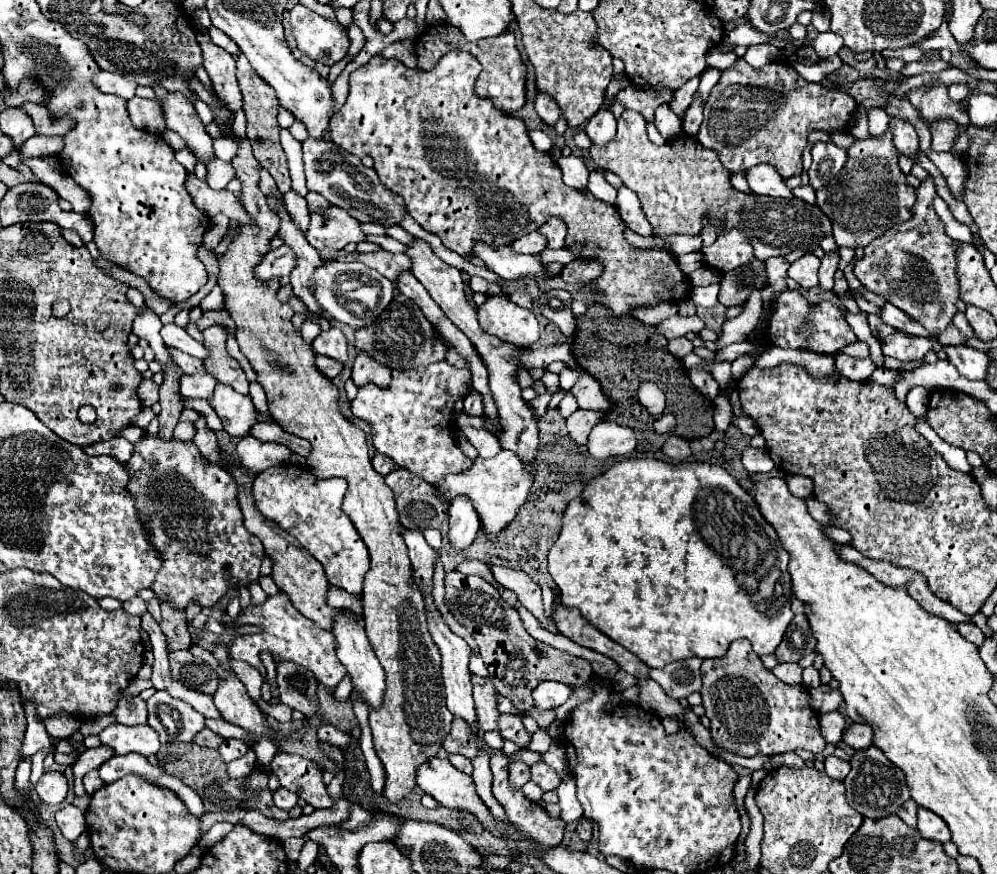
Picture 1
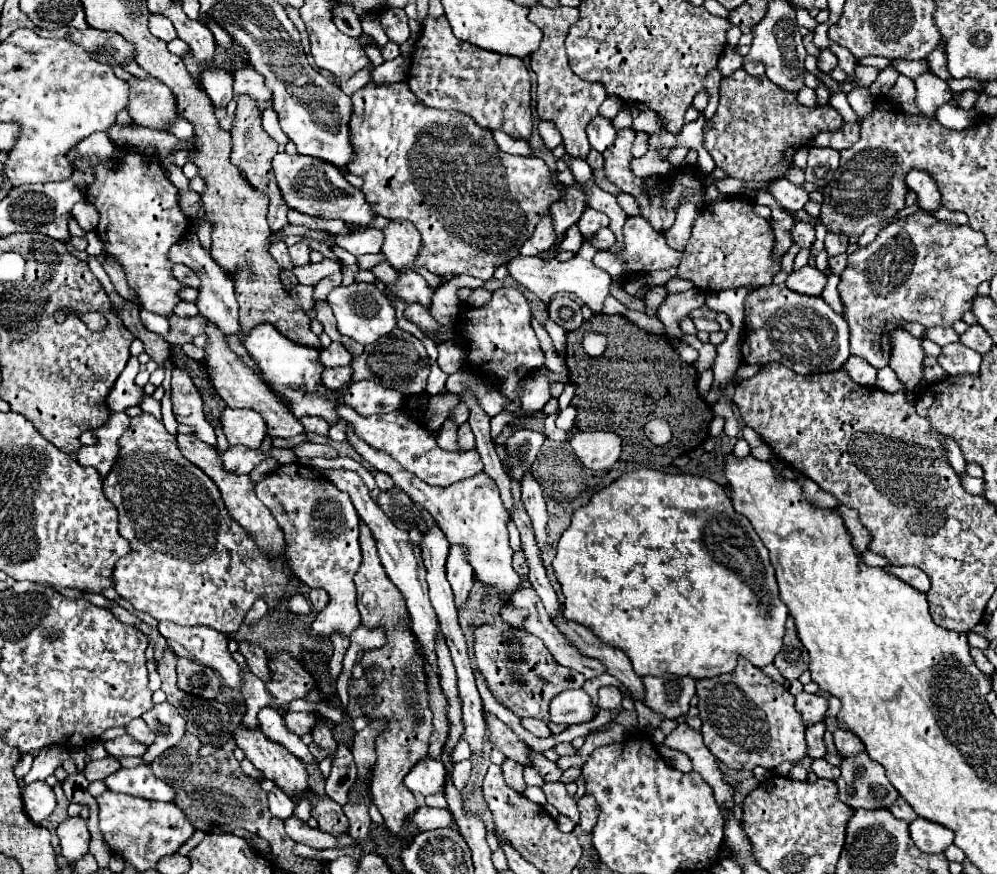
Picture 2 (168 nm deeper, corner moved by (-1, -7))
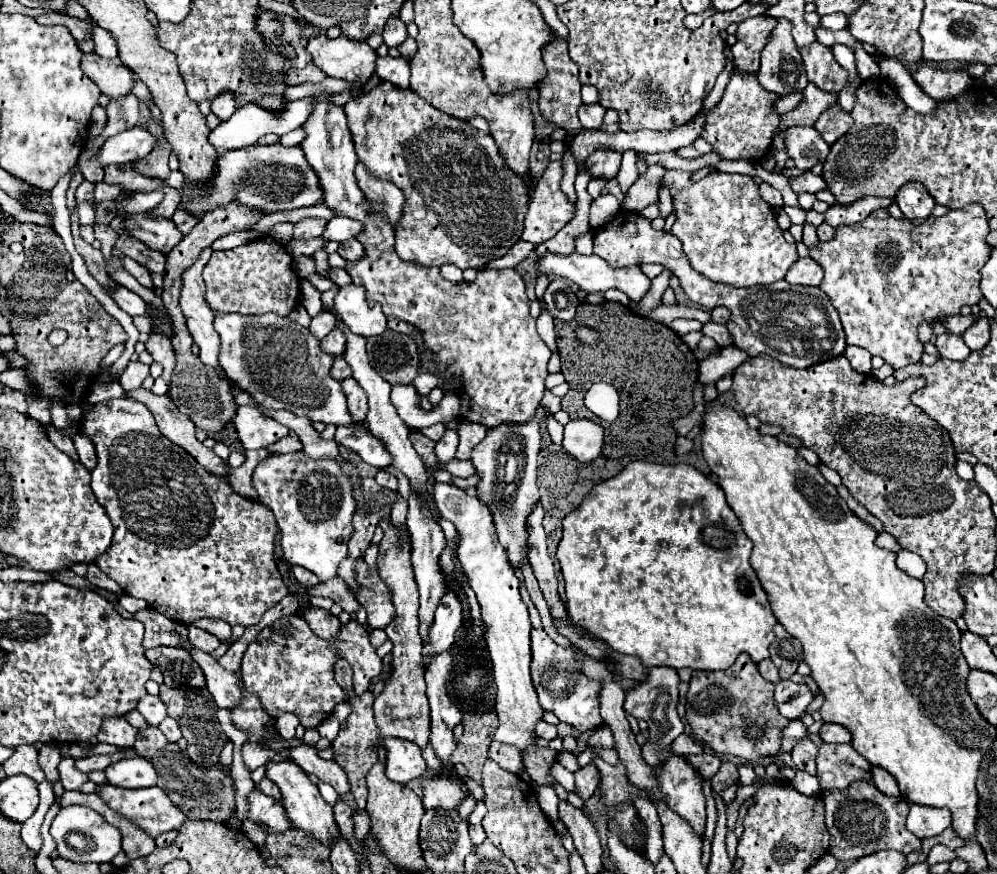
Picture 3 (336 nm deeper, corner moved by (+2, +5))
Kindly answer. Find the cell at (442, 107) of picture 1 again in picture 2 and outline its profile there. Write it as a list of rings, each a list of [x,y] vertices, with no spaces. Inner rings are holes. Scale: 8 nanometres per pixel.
[[[406,80],[402,82],[390,82],[390,84],[374,84],[368,82],[360,90],[352,94],[352,114],[350,114],[350,142],[354,148],[354,160],[348,164],[348,170],[352,174],[358,174],[364,178],[362,192],[366,194],[366,200],[372,204],[372,208],[390,220],[408,220],[416,226],[416,230],[422,234],[422,252],[416,260],[418,266],[426,266],[430,272],[440,274],[440,276],[458,276],[458,274],[468,274],[480,280],[490,280],[494,276],[494,270],[514,256],[518,256],[520,246],[534,234],[534,228],[538,220],[550,210],[550,206],[558,200],[558,190],[554,188],[550,180],[550,168],[542,158],[524,158],[524,156],[514,156],[506,154],[498,148],[498,144],[492,138],[492,132],[474,124],[470,116],[464,112],[454,112],[454,110],[432,110],[426,108],[408,88]]]

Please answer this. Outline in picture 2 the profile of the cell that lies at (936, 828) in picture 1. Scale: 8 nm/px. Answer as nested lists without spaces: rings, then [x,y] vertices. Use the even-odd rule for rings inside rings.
[[[916,818],[910,824],[910,834],[912,834],[914,844],[922,852],[928,852],[928,854],[944,852],[954,840],[952,830],[948,830],[948,828],[940,826],[940,824],[934,824],[934,822],[926,820],[926,818]]]

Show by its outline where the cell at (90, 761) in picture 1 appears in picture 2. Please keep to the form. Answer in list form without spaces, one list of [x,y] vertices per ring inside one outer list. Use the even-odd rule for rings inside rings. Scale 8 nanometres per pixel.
[[[106,756],[102,760],[88,760],[84,774],[88,782],[94,782],[94,780],[104,780],[106,776],[110,776],[110,772],[116,772],[118,768],[122,768],[120,762],[114,756]]]

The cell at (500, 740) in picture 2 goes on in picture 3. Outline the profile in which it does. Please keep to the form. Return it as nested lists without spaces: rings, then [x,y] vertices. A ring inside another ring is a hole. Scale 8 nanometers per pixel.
[[[531,746],[523,754],[523,764],[527,768],[527,774],[537,786],[553,786],[555,778],[551,776],[551,764],[555,762],[557,752],[551,748],[541,748],[541,746]]]

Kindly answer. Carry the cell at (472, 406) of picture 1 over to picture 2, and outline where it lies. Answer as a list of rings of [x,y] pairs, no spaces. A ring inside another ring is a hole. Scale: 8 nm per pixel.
[[[464,422],[460,428],[458,428],[458,444],[462,450],[472,450],[476,440],[474,440],[474,432],[470,428],[468,422]]]

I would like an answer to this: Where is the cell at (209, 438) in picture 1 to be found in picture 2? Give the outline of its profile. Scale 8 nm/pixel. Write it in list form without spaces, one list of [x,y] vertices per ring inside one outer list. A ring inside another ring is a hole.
[[[174,368],[172,372],[172,410],[178,422],[194,428],[194,436],[206,444],[216,444],[216,434],[212,424],[206,420],[202,408],[202,396],[192,384],[190,376]]]

